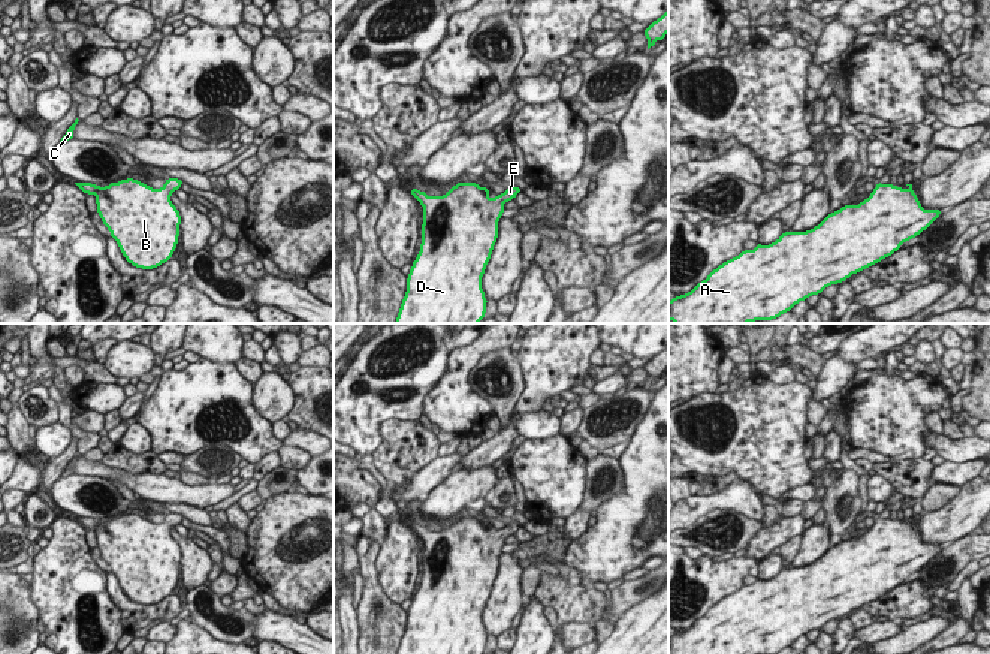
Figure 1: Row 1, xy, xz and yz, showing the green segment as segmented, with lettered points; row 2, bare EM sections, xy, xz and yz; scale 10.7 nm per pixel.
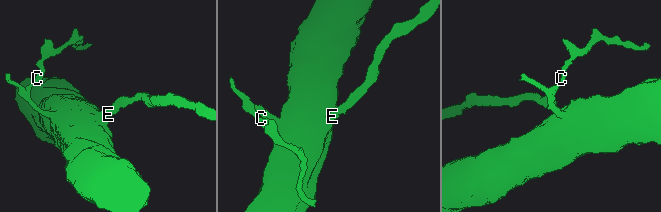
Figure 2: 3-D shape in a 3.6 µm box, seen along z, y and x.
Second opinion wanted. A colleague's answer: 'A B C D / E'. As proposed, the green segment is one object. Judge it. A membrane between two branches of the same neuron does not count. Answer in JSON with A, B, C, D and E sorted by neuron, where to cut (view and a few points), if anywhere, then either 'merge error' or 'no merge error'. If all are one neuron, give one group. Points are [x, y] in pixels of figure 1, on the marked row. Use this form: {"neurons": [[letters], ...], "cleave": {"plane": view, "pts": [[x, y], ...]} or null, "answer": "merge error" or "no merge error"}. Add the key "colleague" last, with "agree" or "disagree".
{"neurons": [["A", "B", "C", "D", "E"]], "cleave": null, "answer": "no merge error", "colleague": "disagree"}

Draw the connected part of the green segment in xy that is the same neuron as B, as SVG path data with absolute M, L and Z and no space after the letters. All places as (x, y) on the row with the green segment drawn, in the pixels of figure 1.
M135 178L102 187L75 183L85 195L96 196L97 214L118 244L124 259L145 271L172 259L176 250L181 214L170 196L182 180L167 178L160 189Z

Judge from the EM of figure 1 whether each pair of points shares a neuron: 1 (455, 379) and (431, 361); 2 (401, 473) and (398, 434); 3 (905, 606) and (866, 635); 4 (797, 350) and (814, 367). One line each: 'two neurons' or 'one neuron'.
1: two neurons
2: one neuron
3: two neurons
4: one neuron

